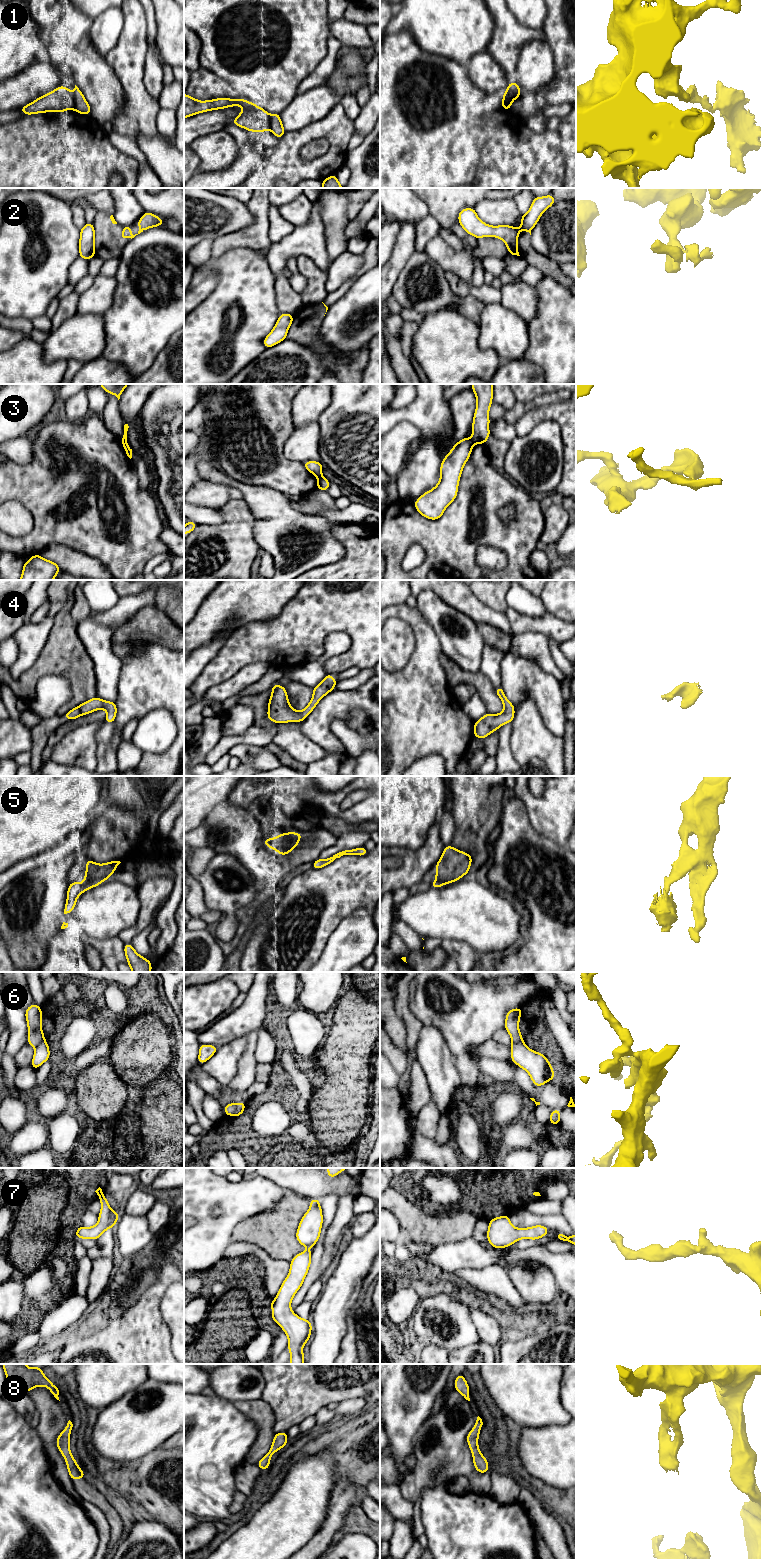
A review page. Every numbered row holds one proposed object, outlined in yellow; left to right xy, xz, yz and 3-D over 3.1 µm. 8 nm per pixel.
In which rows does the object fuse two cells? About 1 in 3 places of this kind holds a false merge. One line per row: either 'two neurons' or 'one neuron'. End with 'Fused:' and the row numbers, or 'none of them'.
1: two neurons
2: two neurons
3: two neurons
4: one neuron
5: one neuron
6: two neurons
7: one neuron
8: one neuron
Fused: 1, 2, 3, 6

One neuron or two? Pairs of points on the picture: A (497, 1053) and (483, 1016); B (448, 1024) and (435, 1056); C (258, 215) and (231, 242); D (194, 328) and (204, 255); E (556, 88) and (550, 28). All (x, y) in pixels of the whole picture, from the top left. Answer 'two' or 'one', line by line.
A: two
B: two
C: one
D: two
E: one

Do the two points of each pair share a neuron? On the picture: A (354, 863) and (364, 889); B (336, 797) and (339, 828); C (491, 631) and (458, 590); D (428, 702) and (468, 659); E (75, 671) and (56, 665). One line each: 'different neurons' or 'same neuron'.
A: same neuron
B: different neurons
C: different neurons
D: different neurons
E: same neuron

